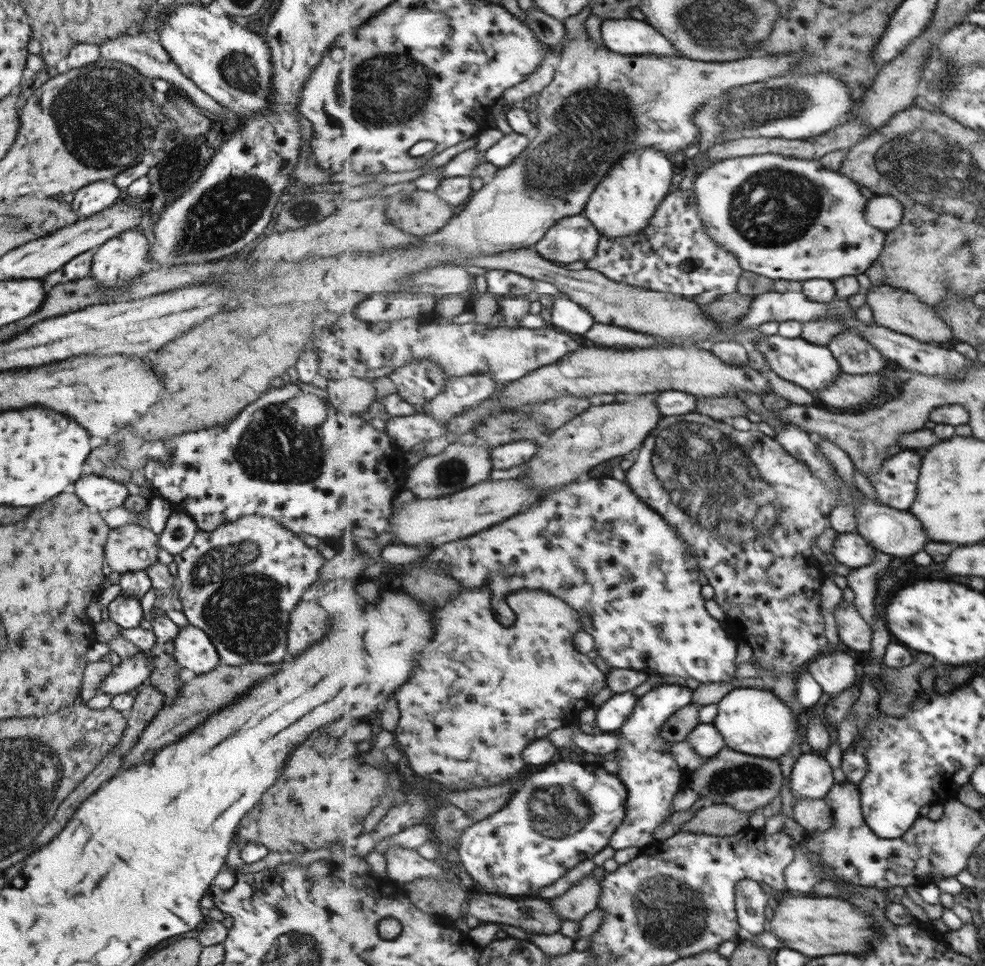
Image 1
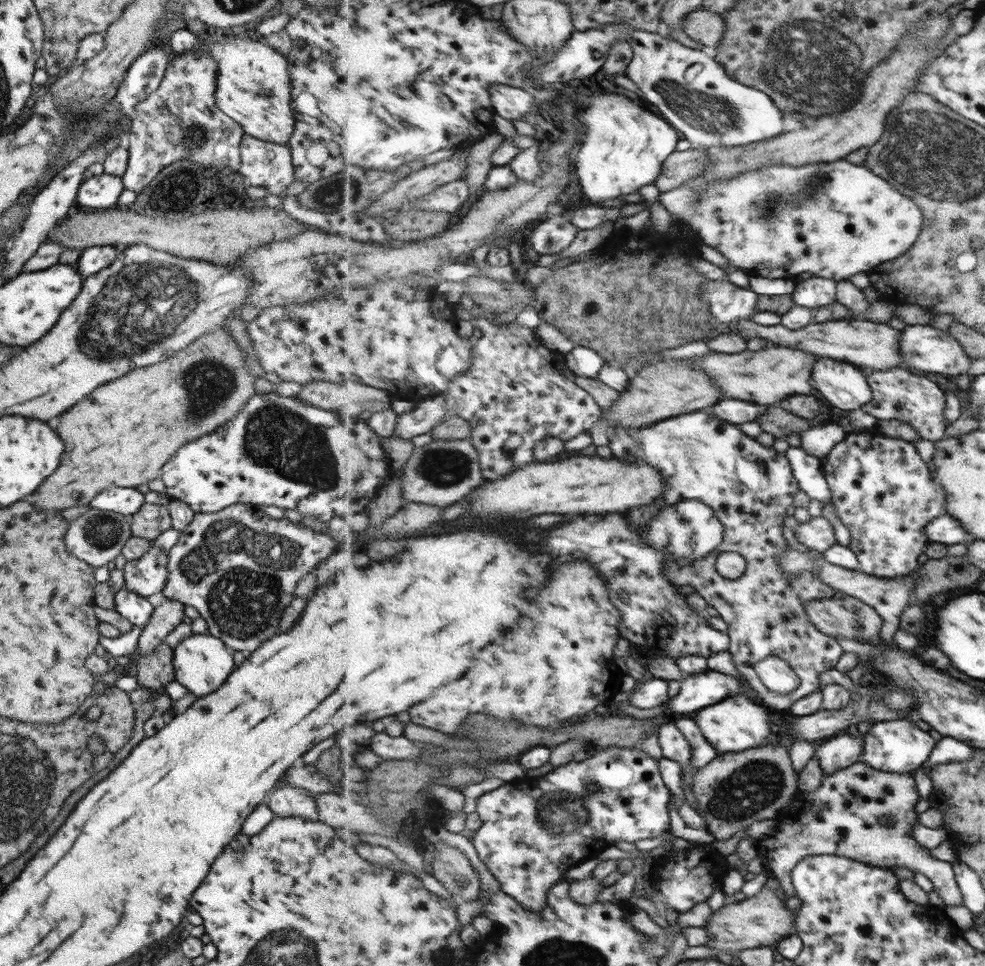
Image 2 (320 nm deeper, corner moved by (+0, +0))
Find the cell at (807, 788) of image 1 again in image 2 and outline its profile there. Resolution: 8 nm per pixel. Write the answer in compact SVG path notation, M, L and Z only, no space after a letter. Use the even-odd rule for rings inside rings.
M842 732L822 740L816 747L816 756L822 766L824 776L843 770L862 760L866 752L866 736L858 732L857 736Z

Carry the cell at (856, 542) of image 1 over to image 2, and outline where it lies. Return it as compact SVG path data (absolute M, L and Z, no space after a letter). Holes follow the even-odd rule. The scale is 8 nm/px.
M812 517L806 523L798 523L794 532L796 538L810 550L824 553L837 544L835 530L824 517Z

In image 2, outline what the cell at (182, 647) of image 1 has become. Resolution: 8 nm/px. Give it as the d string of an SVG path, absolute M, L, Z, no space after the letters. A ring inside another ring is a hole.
M191 633L172 648L171 664L175 682L184 686L188 693L202 697L217 690L234 669L232 653L218 638L209 634Z

